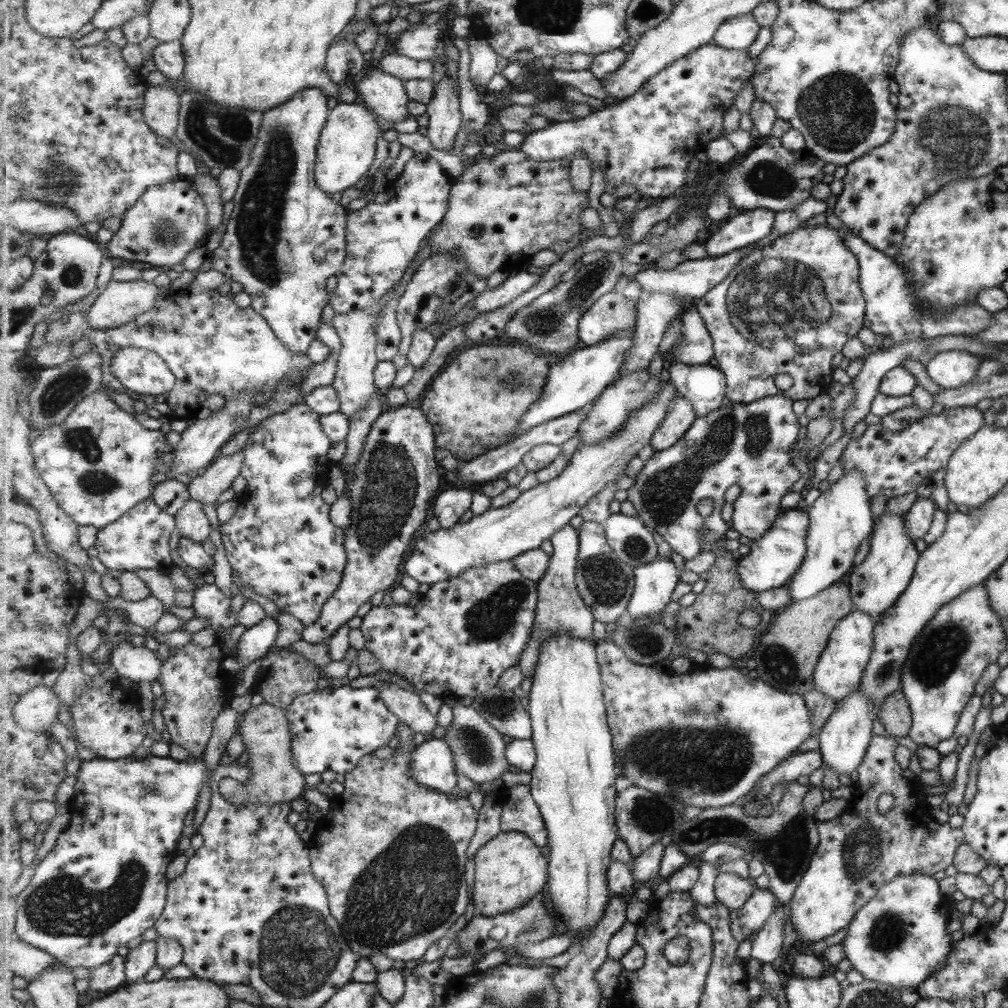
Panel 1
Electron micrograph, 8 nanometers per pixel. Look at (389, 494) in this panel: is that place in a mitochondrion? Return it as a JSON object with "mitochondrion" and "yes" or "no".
{"mitochondrion":"yes"}

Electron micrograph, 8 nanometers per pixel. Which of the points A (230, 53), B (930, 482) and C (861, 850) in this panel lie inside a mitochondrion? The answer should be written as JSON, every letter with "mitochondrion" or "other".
{"A":"other","B":"other","C":"mitochondrion"}

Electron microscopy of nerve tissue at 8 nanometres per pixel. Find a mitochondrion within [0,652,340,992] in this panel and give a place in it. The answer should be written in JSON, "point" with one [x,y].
{"point":[61,906]}

